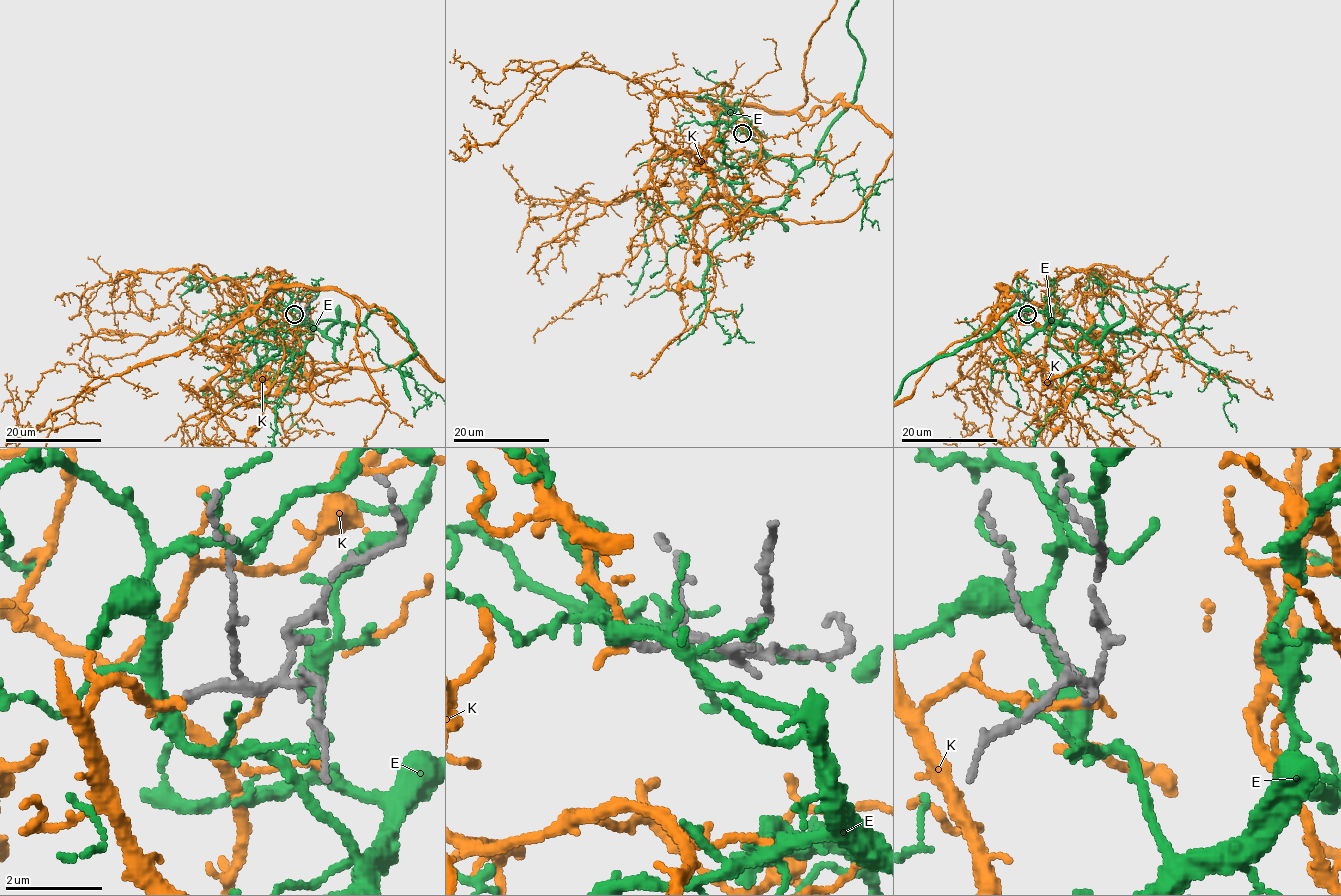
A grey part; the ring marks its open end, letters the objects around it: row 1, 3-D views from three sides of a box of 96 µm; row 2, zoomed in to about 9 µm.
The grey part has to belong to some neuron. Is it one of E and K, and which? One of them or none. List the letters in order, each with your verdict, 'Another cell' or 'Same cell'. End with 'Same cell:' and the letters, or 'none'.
E: Another cell
K: Same cell
Same cell: K

